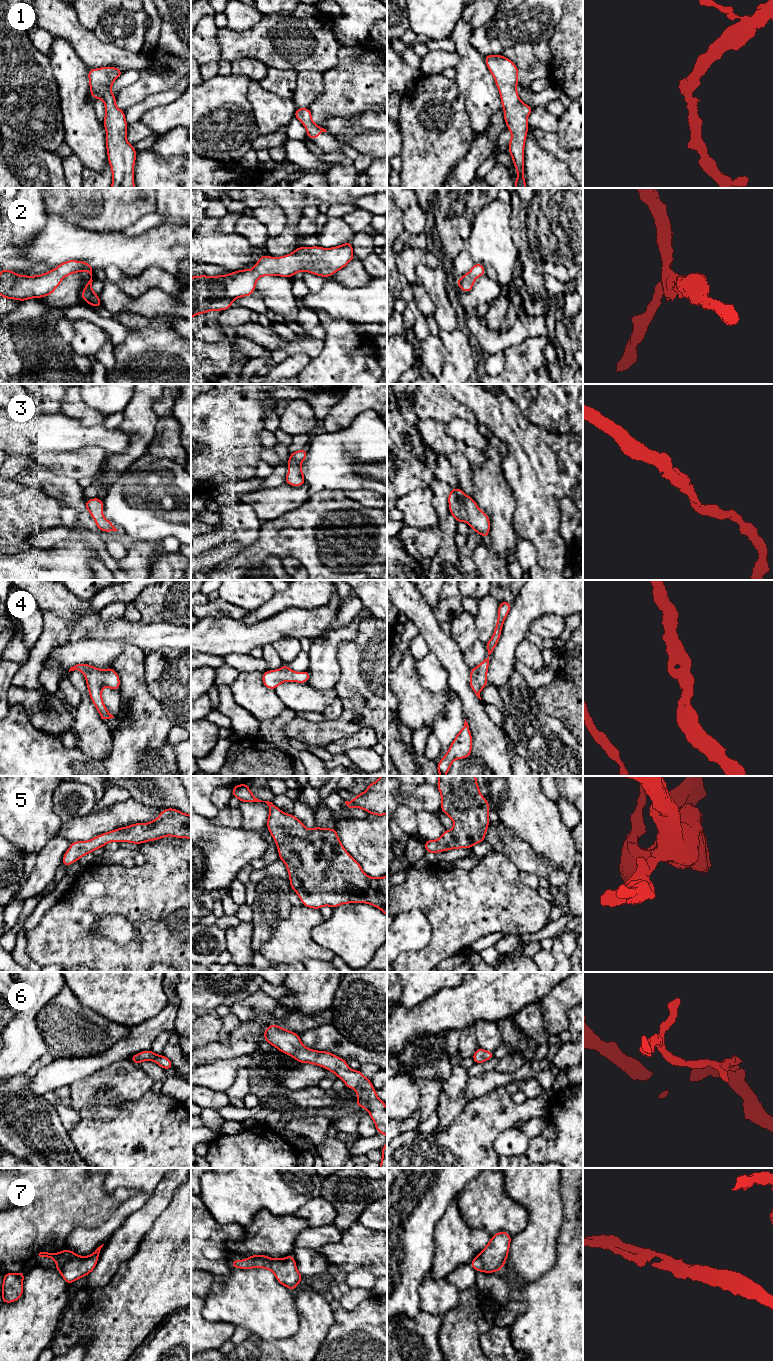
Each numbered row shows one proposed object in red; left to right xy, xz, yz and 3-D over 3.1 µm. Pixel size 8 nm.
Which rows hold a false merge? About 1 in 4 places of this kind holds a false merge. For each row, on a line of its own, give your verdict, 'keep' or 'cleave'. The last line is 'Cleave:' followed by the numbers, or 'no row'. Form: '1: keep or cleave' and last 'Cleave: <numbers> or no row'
1: keep
2: keep
3: keep
4: keep
5: keep
6: keep
7: keep
Cleave: no row

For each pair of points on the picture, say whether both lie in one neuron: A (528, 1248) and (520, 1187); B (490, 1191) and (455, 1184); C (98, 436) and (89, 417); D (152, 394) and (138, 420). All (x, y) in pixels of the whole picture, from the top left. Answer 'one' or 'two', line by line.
A: one
B: two
C: two
D: one

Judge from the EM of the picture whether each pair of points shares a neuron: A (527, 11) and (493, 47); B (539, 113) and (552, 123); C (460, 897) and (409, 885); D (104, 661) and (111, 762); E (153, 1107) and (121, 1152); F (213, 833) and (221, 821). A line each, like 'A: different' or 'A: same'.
A: same
B: same
C: same
D: different
E: same
F: different

